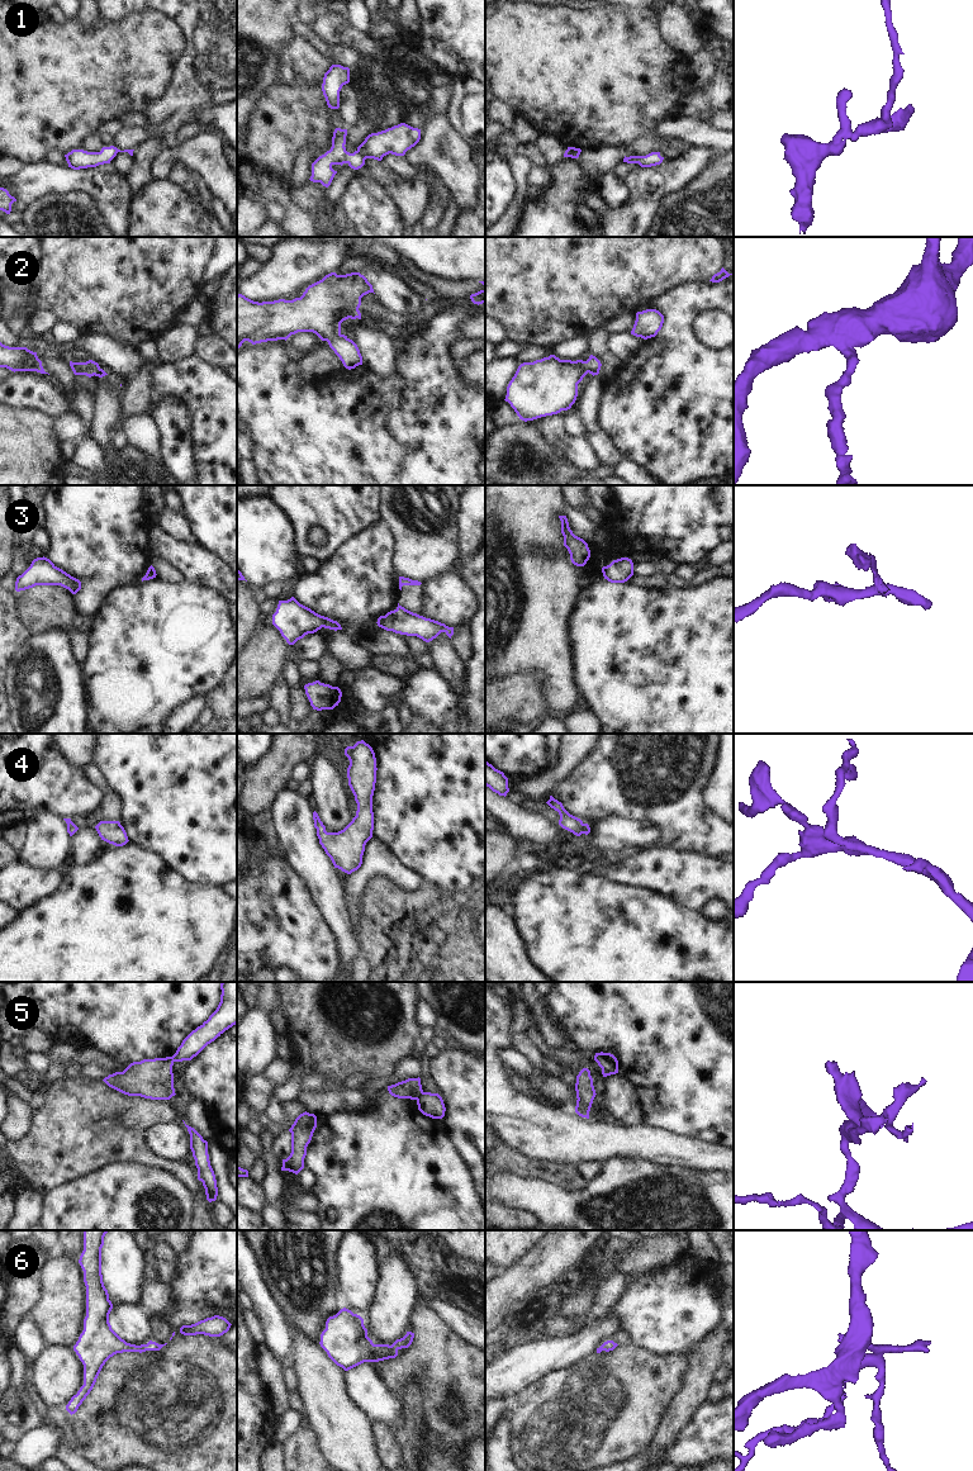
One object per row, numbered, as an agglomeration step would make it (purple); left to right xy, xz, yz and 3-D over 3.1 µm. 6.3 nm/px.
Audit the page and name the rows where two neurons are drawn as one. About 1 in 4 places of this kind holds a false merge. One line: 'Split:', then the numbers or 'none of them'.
Split: 3, 5

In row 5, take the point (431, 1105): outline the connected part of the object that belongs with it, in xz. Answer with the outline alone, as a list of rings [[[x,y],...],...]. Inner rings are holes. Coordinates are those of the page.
[[[422,1092],[417,1098],[418,1110],[432,1119],[442,1119],[445,1116],[445,1104],[438,1093]]]

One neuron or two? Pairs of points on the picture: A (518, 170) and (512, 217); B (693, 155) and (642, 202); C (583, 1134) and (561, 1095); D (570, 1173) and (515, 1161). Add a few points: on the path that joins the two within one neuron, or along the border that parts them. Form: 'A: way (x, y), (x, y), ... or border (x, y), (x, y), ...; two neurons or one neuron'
A: way (520, 181), (521, 200), (517, 205); one neuron
B: way (680, 167), (655, 193); one neuron
C: border (566, 1109), (574, 1111); two neurons
D: way (556, 1173), (528, 1167); one neuron

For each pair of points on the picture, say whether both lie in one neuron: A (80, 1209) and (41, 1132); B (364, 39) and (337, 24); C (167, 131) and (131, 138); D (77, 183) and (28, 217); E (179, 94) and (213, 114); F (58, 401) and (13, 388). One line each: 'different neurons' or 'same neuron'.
A: different neurons
B: same neuron
C: same neuron
D: different neurons
E: different neurons
F: same neuron

